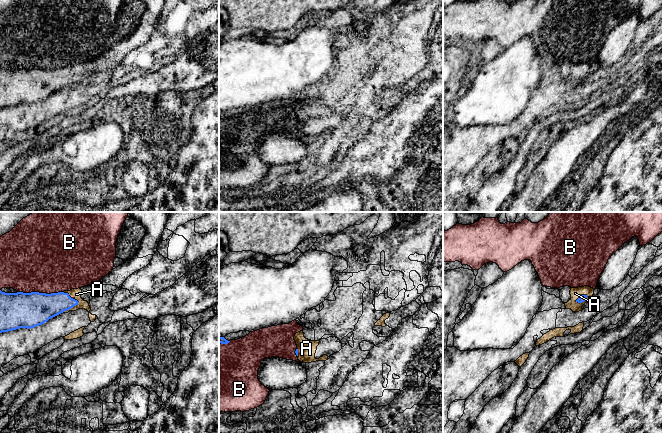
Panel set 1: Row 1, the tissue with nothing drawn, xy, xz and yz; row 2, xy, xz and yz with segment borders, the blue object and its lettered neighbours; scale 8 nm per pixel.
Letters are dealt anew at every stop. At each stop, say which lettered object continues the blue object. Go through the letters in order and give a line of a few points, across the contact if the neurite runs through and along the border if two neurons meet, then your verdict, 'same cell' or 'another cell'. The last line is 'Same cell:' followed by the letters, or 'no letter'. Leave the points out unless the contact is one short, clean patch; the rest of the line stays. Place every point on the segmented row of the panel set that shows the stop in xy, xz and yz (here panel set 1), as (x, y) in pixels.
A: same cell
B: another cell
Same cell: A

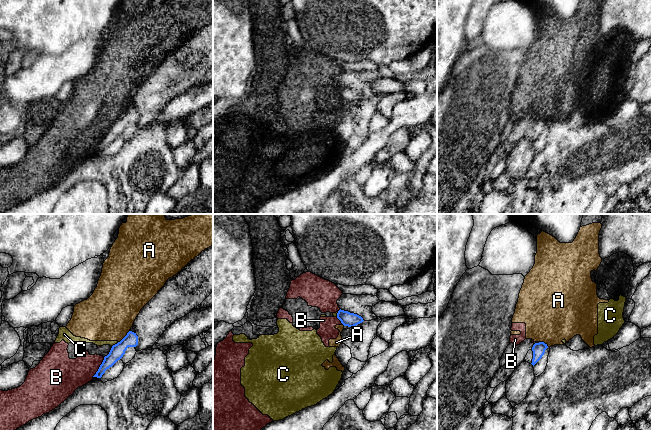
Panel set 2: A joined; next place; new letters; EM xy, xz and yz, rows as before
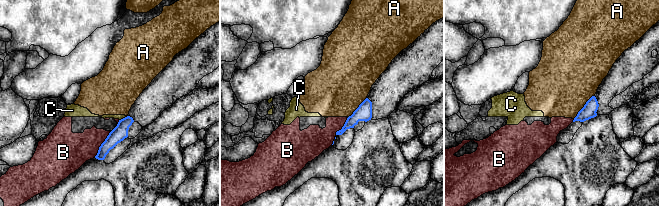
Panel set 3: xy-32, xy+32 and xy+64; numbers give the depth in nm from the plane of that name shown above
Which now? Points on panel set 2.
A: xy (129, 330), (118, 342) | another cell
B: another cell
C: xy (118, 342), (112, 346) | another cell
Same cell: no letter

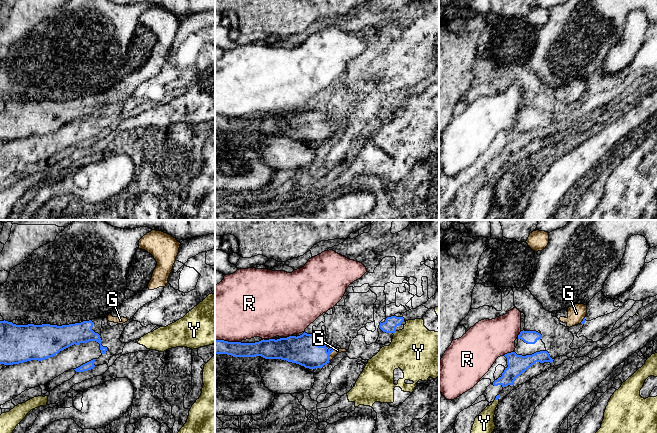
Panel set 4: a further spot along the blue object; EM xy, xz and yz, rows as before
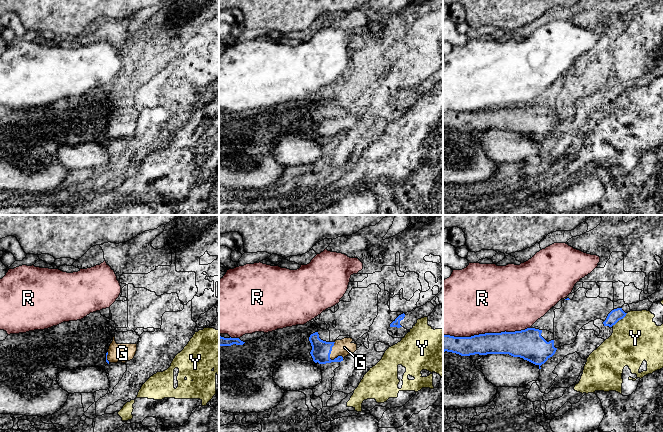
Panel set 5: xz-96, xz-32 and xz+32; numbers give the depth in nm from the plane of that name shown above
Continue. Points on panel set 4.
G: xz (302, 350), (308, 354), (330, 353), (337, 350) | same cell
R: another cell
Y: another cell
Same cell: G

